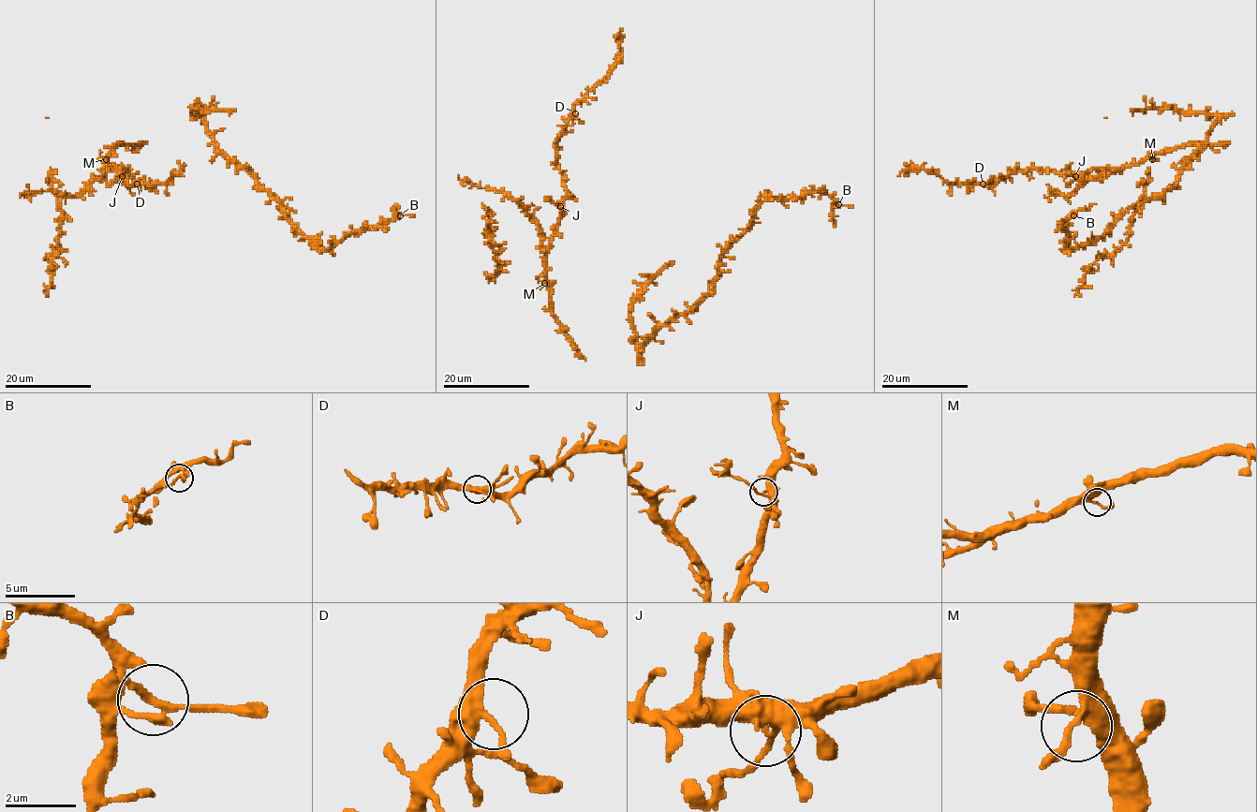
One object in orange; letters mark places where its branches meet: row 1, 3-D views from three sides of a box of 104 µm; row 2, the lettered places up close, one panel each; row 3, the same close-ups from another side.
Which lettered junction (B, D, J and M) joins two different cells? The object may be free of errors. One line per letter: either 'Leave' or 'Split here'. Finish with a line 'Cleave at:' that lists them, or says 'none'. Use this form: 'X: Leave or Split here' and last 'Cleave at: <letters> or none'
B: Leave
D: Leave
J: Split here
M: Leave
Cleave at: J

